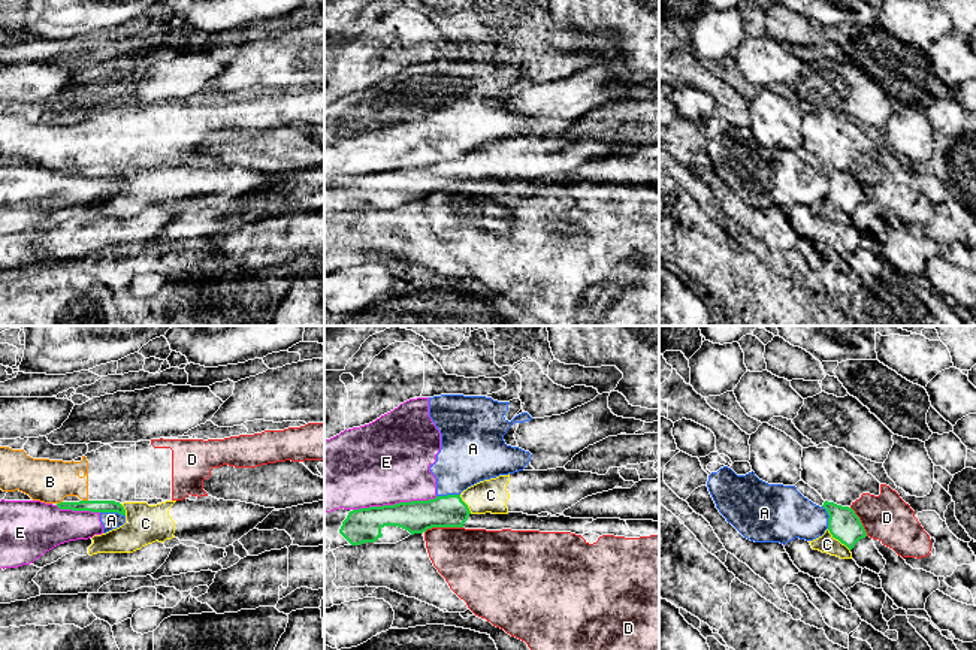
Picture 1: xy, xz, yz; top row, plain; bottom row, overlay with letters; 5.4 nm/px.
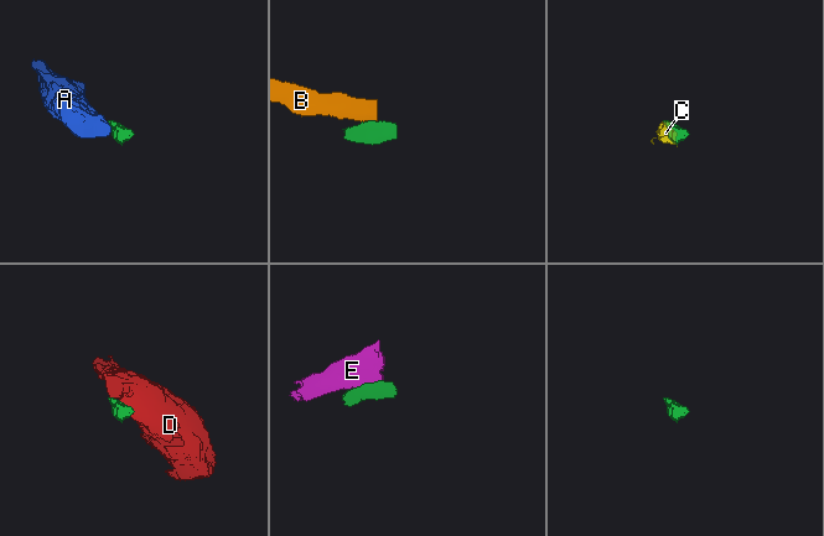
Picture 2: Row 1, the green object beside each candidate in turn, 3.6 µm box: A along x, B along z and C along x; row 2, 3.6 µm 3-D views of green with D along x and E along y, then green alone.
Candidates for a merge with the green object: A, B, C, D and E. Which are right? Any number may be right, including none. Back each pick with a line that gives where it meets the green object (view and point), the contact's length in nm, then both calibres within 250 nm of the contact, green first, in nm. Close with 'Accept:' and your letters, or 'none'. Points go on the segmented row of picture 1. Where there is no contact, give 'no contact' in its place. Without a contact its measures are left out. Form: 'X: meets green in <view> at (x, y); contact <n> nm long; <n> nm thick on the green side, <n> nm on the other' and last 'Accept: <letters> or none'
C: meets green in yz at (839, 540); contact 170 nm long; 170 nm thick on the green side, 100 nm on the other
Accept: C

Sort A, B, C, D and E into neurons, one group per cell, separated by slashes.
A E / B D / C

